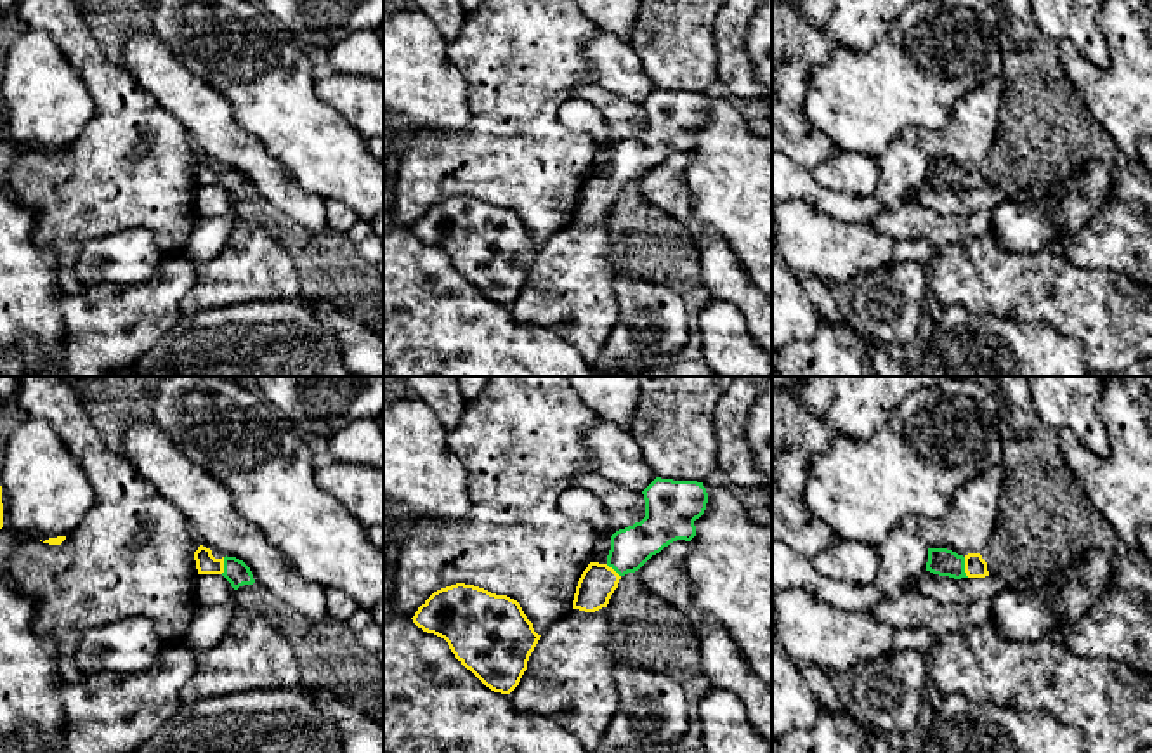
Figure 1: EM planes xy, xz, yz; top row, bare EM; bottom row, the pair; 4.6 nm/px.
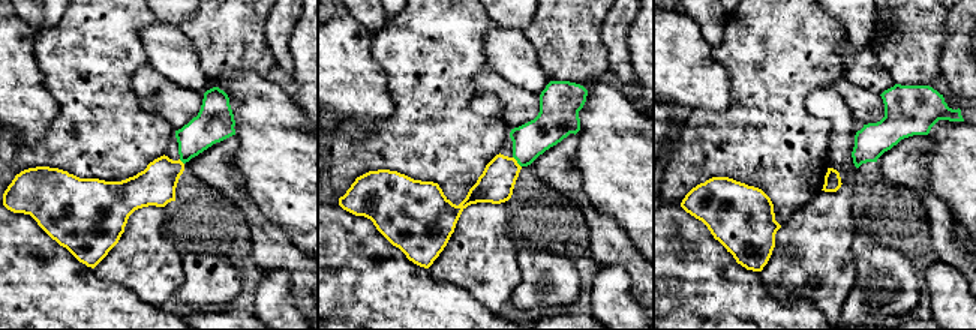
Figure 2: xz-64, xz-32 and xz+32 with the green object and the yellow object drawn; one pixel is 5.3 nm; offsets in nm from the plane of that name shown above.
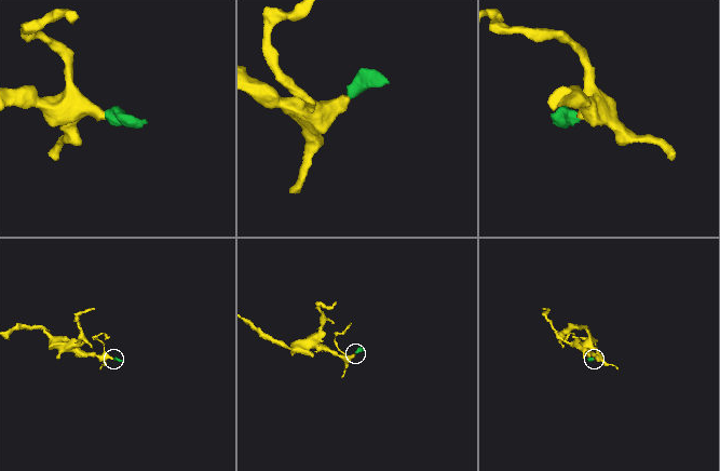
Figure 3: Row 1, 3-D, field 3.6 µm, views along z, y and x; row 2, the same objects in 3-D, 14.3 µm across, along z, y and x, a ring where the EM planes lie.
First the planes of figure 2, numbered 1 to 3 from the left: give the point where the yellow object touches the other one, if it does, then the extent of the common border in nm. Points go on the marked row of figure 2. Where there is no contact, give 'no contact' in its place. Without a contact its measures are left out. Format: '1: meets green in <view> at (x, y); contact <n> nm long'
1: meets green in xz-64 at (182, 161); contact 40 nm long
2: meets green in xz-32 at (517, 162); contact 80 nm long
3: no contact

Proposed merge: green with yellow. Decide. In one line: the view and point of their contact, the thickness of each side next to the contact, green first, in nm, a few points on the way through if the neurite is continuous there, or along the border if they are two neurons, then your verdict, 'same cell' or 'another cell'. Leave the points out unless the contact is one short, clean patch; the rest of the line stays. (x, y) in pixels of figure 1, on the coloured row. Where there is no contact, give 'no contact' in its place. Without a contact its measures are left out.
yz (963, 568) | 130/100 nm | across yz (941, 561), (963, 568), (975, 566) | same cell

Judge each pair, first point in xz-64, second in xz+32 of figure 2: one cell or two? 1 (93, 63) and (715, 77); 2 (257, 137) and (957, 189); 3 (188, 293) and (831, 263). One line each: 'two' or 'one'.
1: two
2: one
3: two

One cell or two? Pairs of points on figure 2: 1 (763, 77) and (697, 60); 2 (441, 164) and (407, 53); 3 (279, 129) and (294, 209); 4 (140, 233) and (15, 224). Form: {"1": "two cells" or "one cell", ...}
{"1": "two cells", "2": "one cell", "3": "one cell", "4": "two cells"}

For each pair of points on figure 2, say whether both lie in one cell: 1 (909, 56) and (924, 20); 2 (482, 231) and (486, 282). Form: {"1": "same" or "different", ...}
{"1": "same", "2": "same"}

